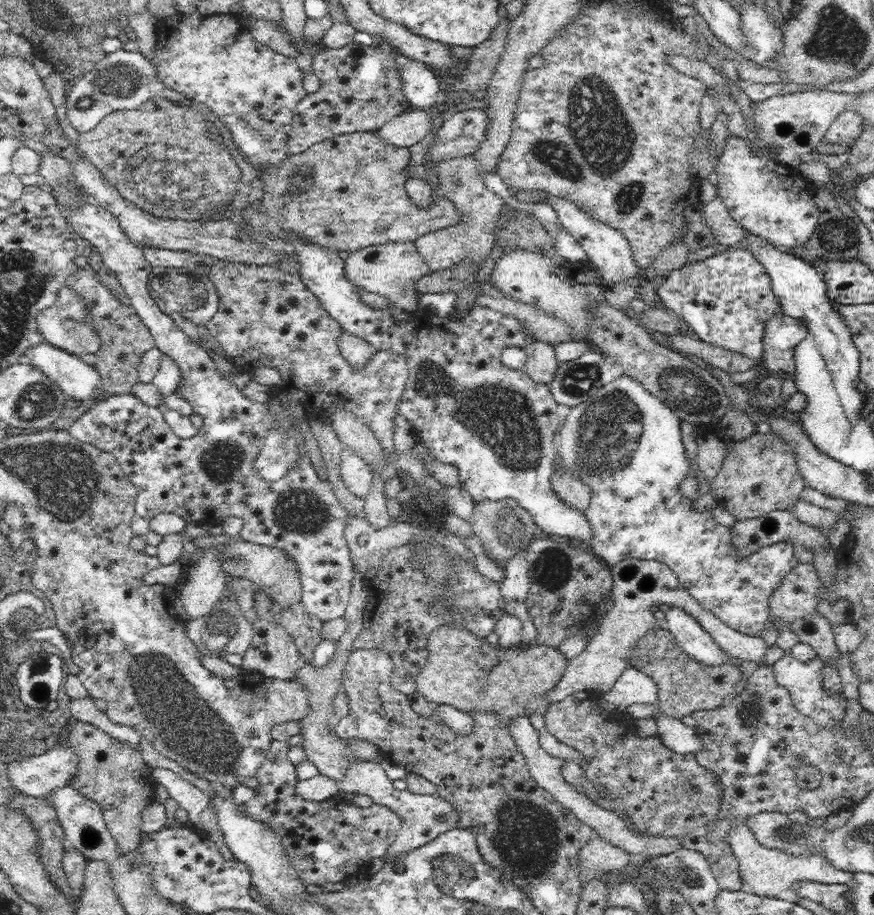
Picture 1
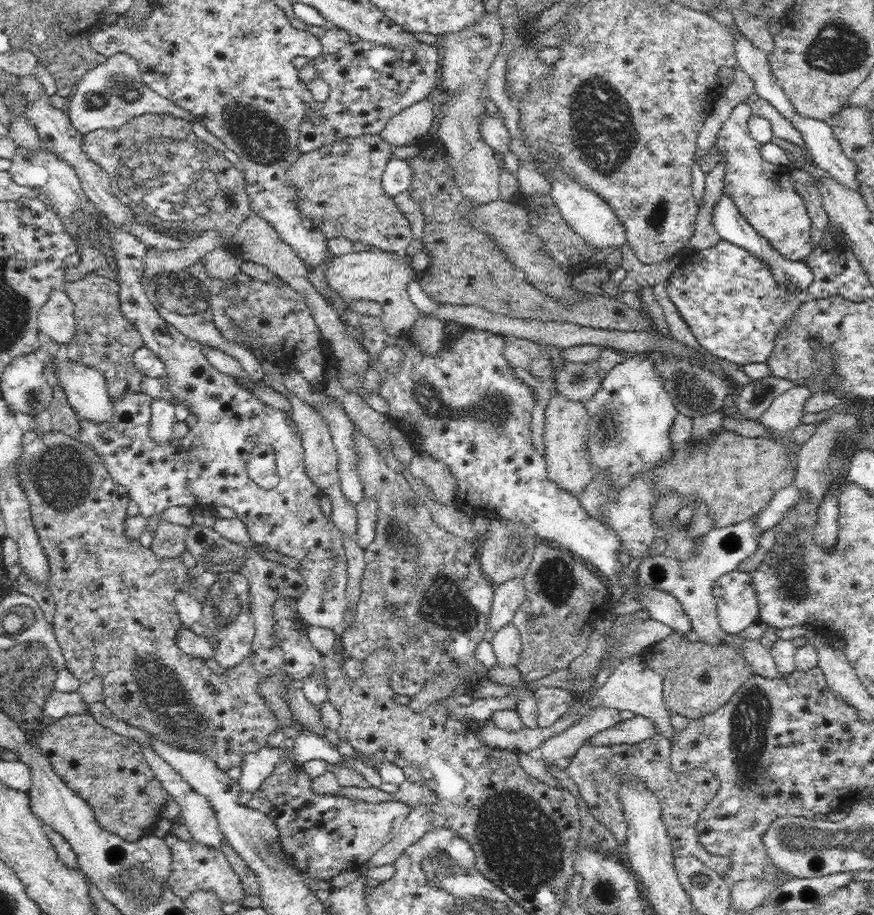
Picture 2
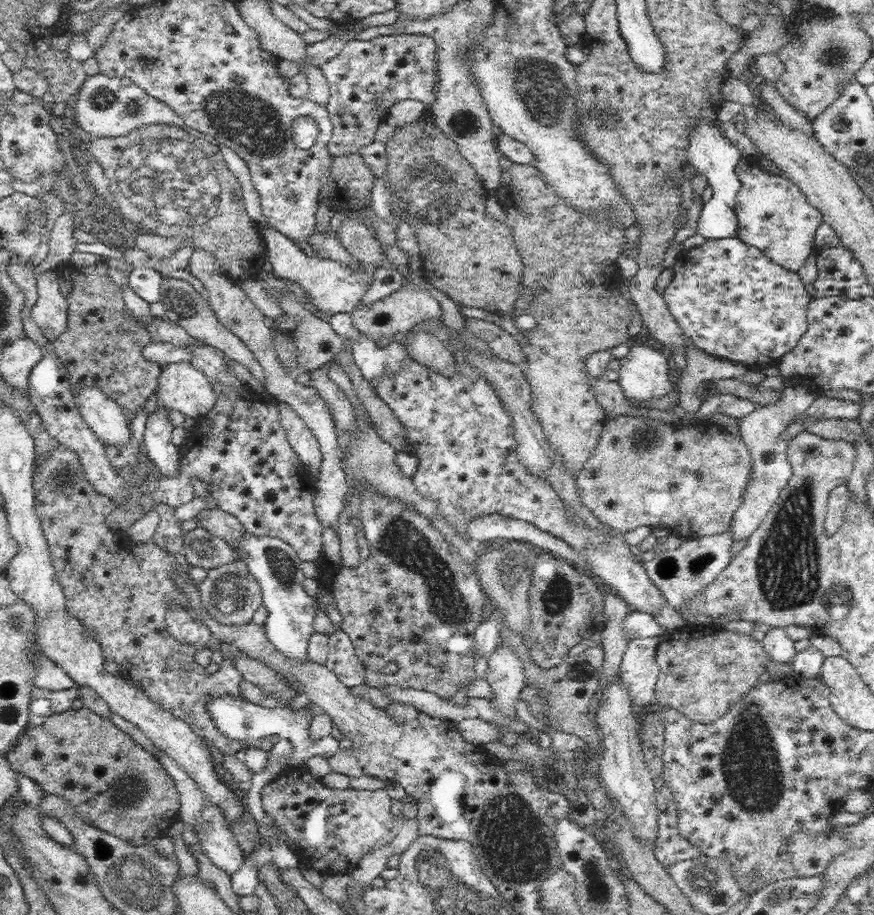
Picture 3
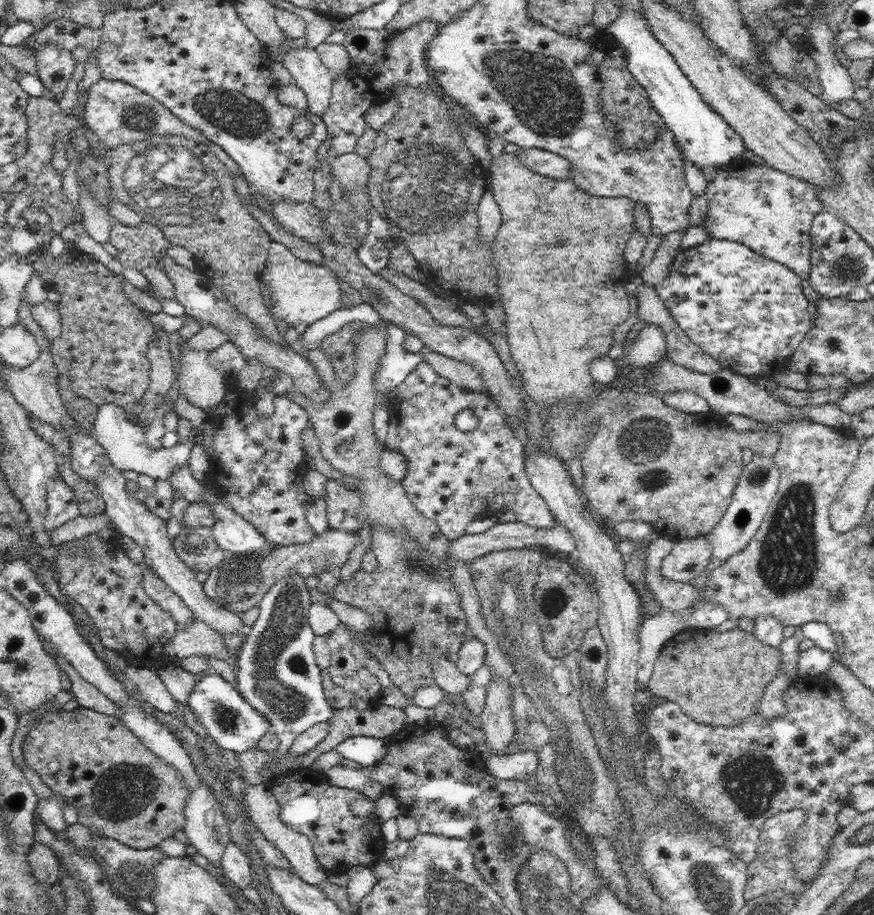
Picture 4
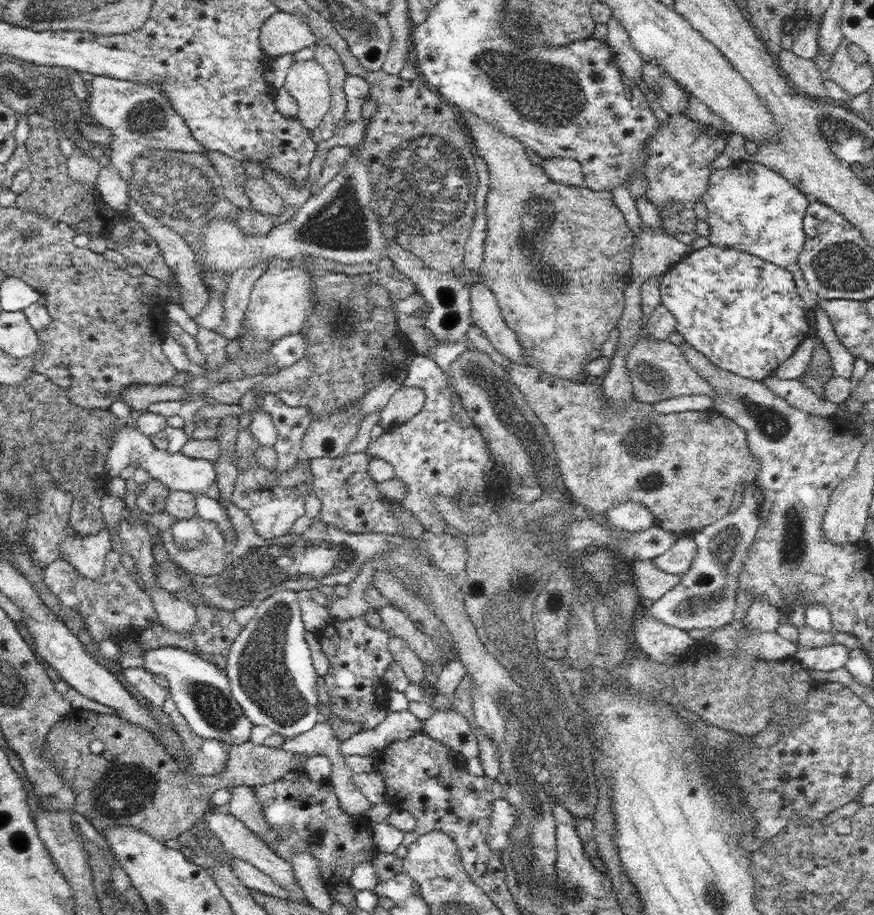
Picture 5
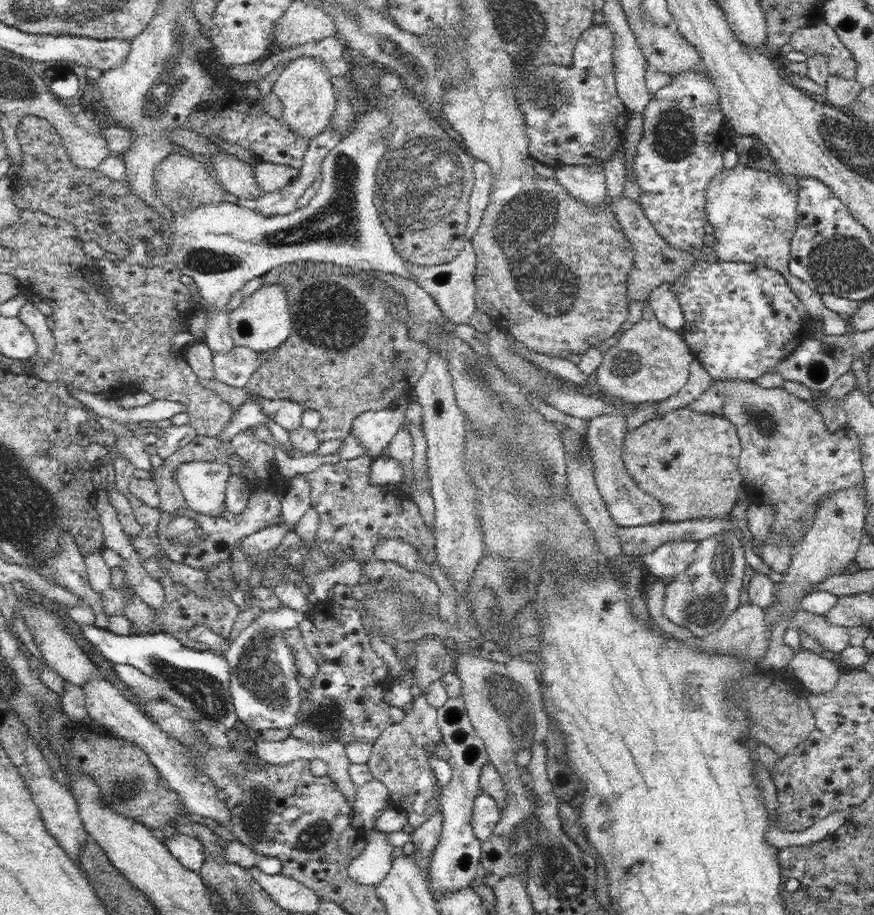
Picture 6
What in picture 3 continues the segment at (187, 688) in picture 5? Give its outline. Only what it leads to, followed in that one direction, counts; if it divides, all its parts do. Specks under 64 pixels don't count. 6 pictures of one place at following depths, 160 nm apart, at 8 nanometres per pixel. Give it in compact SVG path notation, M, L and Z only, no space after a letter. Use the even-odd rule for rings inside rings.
M223 694L222 696L211 698L207 702L207 707L218 730L232 740L243 742L245 749L250 748L256 740L260 740L264 736L278 734L278 736L288 739L292 743L292 754L288 758L288 765L304 763L310 757L316 755L324 756L324 758L330 760L340 750L340 743L331 734L320 738L320 740L311 738L309 735L309 724L315 714L312 708L303 708L304 703L310 703L307 697L304 697L294 710L289 708L280 712L278 708L267 708L266 706L261 706L260 703L256 704L244 699L238 699L238 697L230 694Z

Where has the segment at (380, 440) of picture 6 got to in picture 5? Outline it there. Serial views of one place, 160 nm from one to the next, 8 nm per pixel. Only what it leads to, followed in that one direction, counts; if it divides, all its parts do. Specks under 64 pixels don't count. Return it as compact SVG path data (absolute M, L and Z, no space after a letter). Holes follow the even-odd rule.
M402 385L381 410L379 425L386 431L408 422L424 406L424 391Z

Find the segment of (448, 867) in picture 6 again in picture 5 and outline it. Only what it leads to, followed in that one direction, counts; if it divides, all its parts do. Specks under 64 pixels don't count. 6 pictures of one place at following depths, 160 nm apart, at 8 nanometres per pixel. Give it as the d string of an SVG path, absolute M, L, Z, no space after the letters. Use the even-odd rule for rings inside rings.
M441 709L423 722L423 731L430 738L446 745L452 752L458 752L463 761L479 756L476 732L466 716L460 711Z

